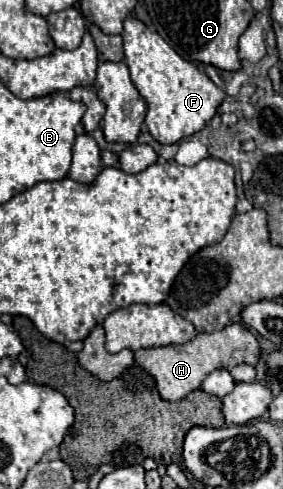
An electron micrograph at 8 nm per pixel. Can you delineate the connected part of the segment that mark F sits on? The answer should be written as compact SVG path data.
M135 17L123 21L123 47L125 63L129 65L131 79L147 101L145 125L149 133L163 145L179 143L185 137L201 131L215 115L223 101L223 89L219 89L192 61L185 61L157 31L151 31Z

